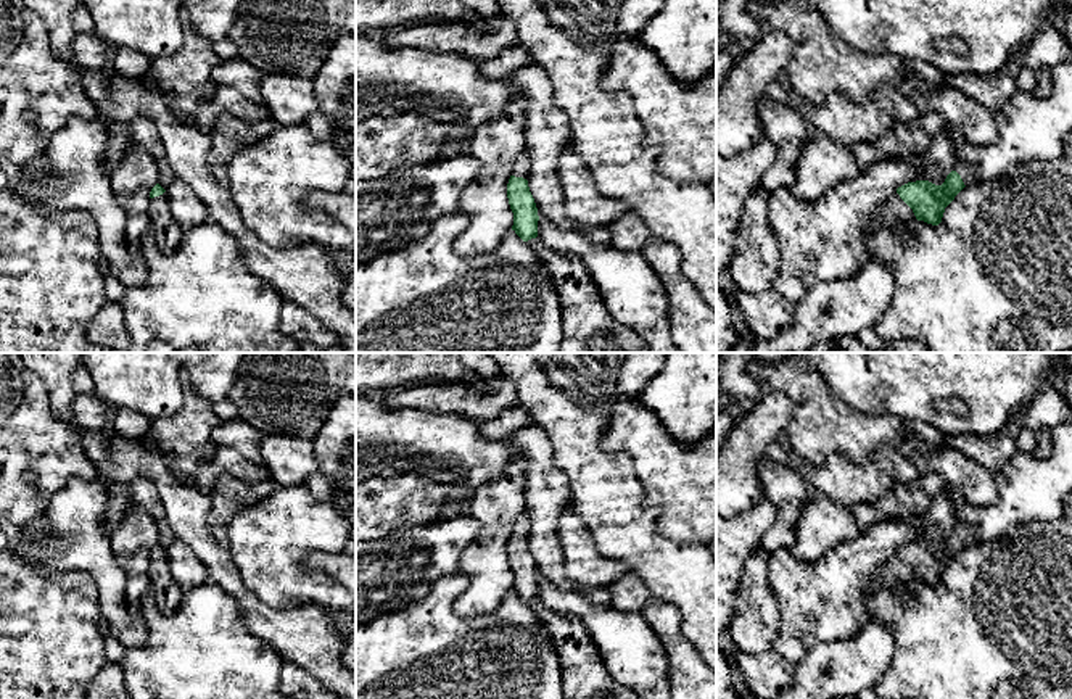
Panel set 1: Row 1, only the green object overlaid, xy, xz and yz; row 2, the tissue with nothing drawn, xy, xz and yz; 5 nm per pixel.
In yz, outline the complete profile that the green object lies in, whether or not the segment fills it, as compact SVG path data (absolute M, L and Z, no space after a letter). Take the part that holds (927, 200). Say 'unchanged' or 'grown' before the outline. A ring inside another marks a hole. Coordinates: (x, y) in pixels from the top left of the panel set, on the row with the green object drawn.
grown | M971 163L958 164L942 185L929 180L908 182L882 203L866 232L874 235L880 230L893 230L903 237L911 237L919 221L938 225L945 208L954 196L964 187L975 184L979 184L979 179L975 166Z

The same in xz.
grown | M522 151L507 184L512 230L538 254L554 280L562 311L562 343L557 353L650 353L639 333L608 312L581 259L554 251L536 238L539 216L528 172L530 156Z

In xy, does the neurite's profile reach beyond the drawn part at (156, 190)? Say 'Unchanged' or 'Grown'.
Grown

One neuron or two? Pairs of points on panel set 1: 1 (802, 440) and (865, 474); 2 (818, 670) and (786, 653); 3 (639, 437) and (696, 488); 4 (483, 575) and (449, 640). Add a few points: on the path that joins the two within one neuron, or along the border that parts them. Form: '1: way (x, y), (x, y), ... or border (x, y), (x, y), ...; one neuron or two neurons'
1: border (869, 456), (853, 463), (831, 454), (816, 467); two neurons
2: border (834, 641), (816, 643), (797, 665), (791, 682); two neurons
3: way (654, 451), (681, 479); one neuron
4: border (451, 608), (464, 617), (485, 616), (498, 608); two neurons

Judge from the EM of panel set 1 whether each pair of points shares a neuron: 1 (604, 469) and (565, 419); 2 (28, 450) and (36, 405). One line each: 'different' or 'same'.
1: same
2: same

